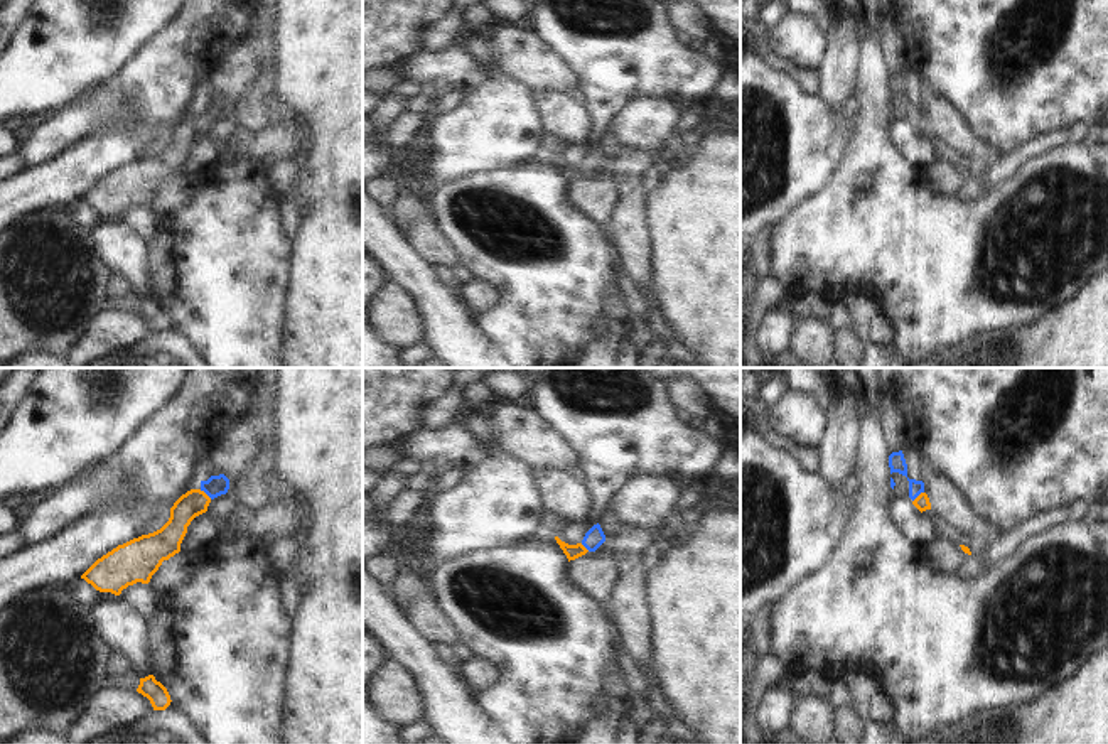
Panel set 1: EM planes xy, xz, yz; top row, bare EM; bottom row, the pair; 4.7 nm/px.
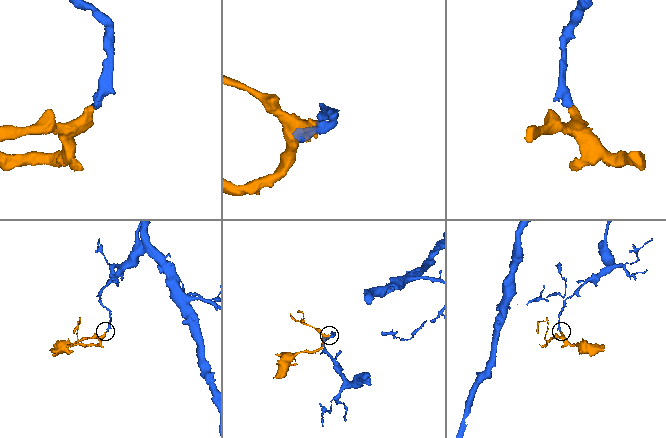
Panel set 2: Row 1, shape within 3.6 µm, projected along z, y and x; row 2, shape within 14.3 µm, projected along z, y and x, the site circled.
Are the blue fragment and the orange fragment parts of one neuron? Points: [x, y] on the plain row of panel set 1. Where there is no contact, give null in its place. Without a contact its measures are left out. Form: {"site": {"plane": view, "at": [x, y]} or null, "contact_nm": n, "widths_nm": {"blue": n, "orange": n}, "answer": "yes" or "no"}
{"site": {"plane": "xy", "at": [206, 115]}, "contact_nm": 80, "widths_nm": {"blue": 100, "orange": 120}, "answer": "yes"}

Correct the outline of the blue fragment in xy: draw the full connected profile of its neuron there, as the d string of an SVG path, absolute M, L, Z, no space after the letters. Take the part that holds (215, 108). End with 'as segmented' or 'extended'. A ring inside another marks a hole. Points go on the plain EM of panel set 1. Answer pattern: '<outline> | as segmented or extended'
M224 96L201 103L199 111L187 113L174 125L170 140L160 152L118 167L98 181L81 201L96 213L115 218L137 204L148 206L162 184L180 174L191 143L228 111L229 101Z | extended

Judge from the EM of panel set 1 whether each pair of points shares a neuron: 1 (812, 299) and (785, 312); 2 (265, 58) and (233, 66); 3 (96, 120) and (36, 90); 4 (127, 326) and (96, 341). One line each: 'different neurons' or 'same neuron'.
1: different neurons
2: different neurons
3: different neurons
4: same neuron

